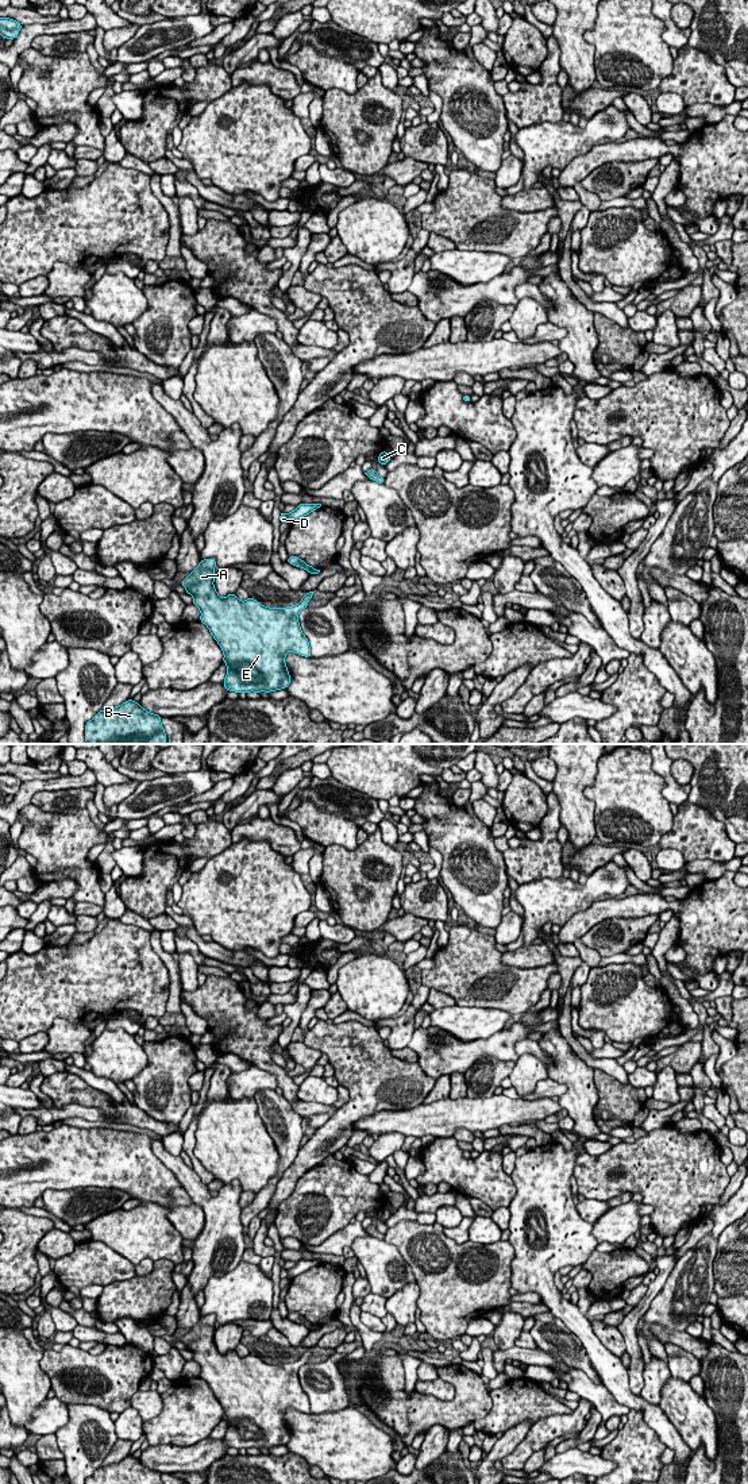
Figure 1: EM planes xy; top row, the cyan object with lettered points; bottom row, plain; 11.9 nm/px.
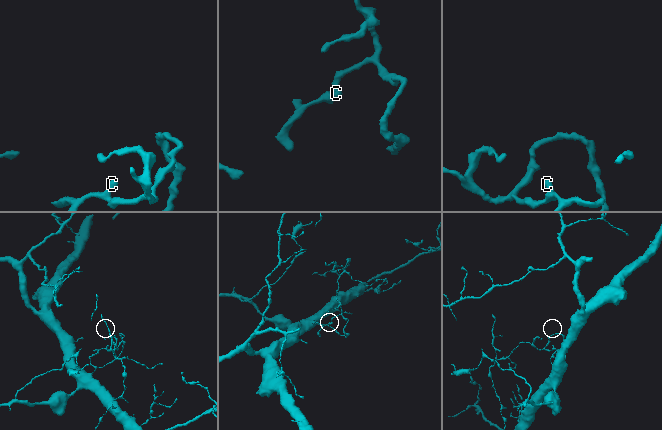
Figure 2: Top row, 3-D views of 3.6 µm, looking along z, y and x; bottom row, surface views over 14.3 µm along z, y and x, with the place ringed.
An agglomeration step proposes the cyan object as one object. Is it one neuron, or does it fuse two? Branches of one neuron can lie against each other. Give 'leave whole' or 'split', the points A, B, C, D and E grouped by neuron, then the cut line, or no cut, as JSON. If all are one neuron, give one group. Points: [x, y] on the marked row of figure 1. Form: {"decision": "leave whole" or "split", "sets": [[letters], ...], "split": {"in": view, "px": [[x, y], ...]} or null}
{"decision": "leave whole", "sets": [["A", "B", "C", "D", "E"]], "split": null}

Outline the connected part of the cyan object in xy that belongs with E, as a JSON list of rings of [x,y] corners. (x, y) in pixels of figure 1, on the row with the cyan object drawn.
[[[215,559],[200,564],[181,586],[193,597],[204,622],[219,643],[228,671],[223,682],[228,691],[274,691],[286,689],[290,675],[285,664],[288,651],[311,658],[298,613],[315,591],[288,608],[267,608],[254,598],[239,601],[234,594],[221,598],[215,586]]]

